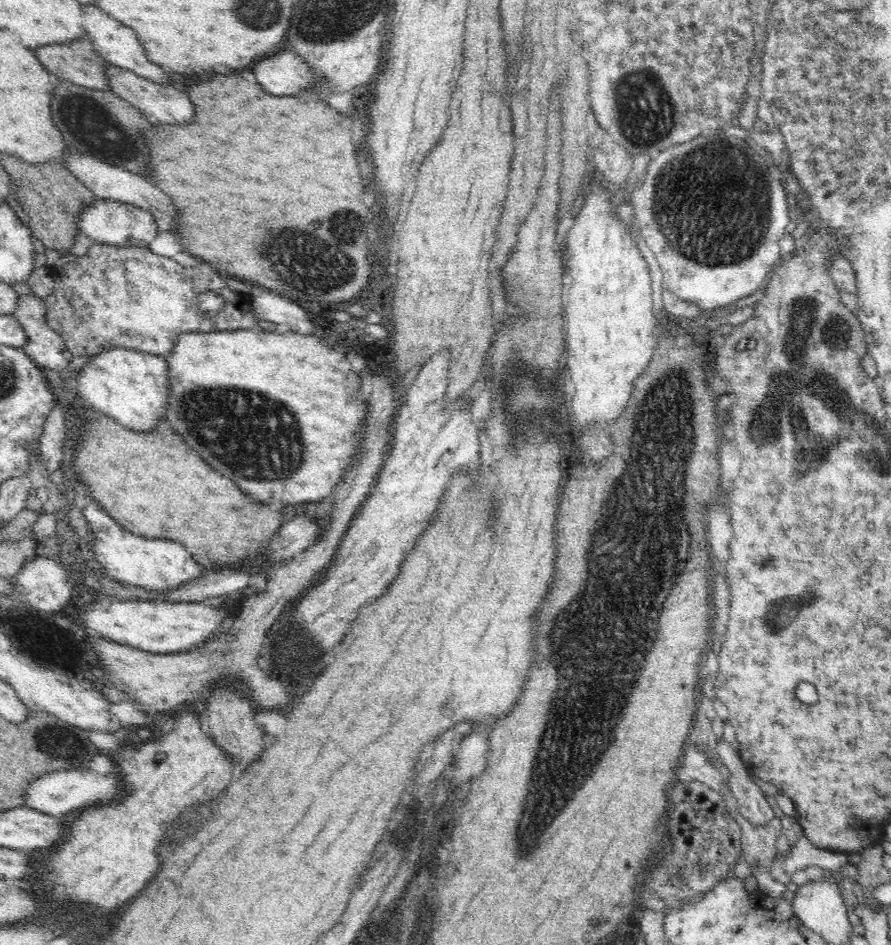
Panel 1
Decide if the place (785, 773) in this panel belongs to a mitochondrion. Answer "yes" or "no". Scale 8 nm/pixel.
no

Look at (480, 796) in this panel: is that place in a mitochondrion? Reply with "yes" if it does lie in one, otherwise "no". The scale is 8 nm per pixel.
no

